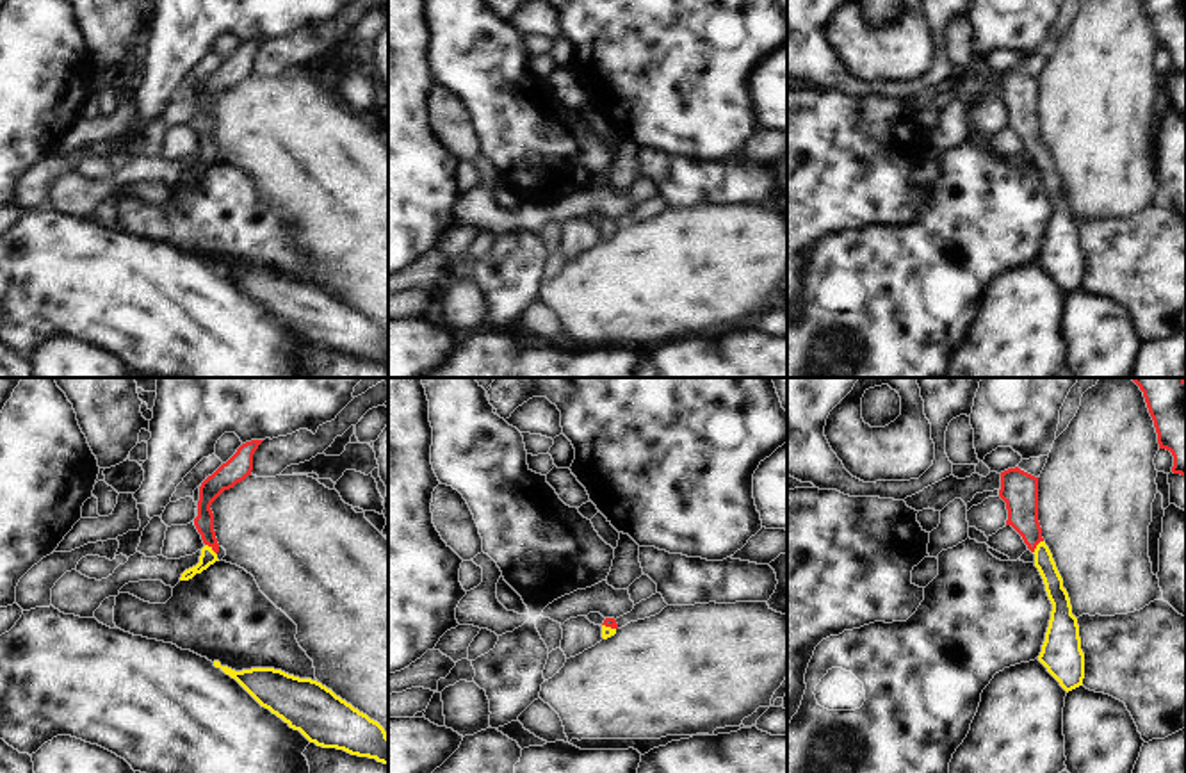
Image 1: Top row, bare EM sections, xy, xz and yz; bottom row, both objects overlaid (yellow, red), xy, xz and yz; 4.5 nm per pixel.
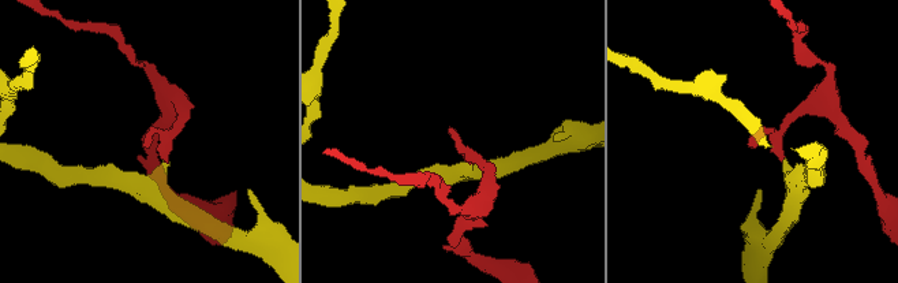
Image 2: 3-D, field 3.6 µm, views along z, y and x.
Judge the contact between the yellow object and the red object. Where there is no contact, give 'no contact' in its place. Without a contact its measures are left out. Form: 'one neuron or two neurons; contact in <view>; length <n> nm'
one neuron; contact in xy; length 80 nm

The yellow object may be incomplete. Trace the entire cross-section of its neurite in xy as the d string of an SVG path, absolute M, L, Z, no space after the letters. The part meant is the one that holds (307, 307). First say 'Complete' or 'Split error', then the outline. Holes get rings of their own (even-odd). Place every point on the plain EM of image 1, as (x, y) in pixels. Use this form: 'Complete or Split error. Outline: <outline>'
Complete. Outline: M214 262L214 267L310 344L388 365L385 330L321 283L274 269L235 273L219 262Z

